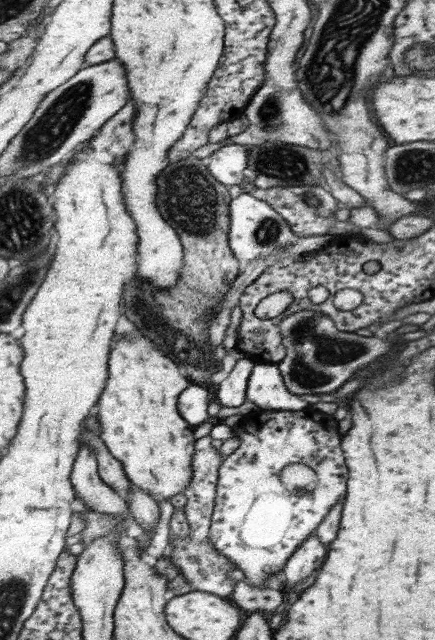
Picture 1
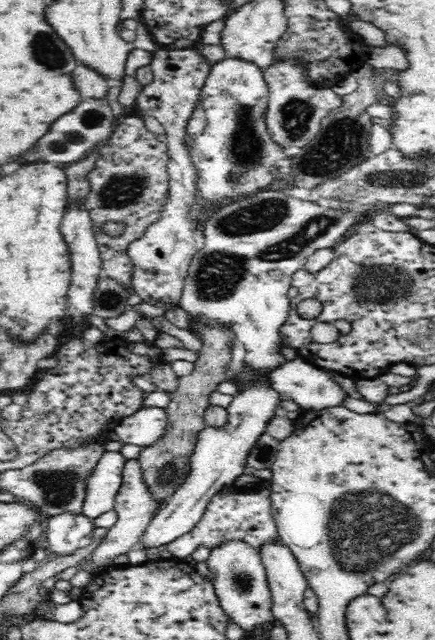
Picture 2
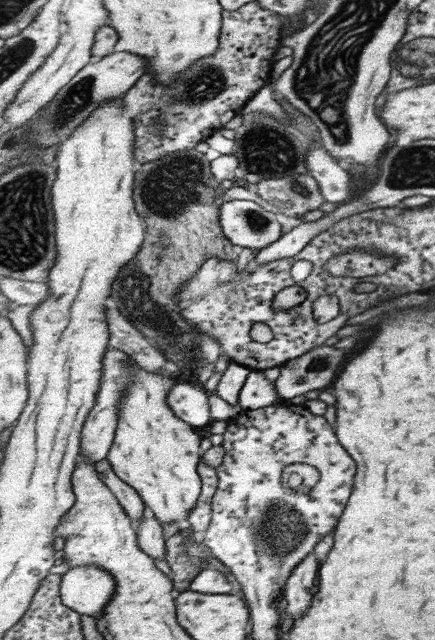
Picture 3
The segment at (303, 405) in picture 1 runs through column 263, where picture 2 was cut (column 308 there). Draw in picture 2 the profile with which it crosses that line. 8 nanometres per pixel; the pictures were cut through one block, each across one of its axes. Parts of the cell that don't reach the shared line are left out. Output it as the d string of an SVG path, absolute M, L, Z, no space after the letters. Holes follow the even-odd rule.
M302 358L286 361L272 374L272 381L281 395L298 404L301 410L343 406L346 399L352 399L328 370L308 364Z

